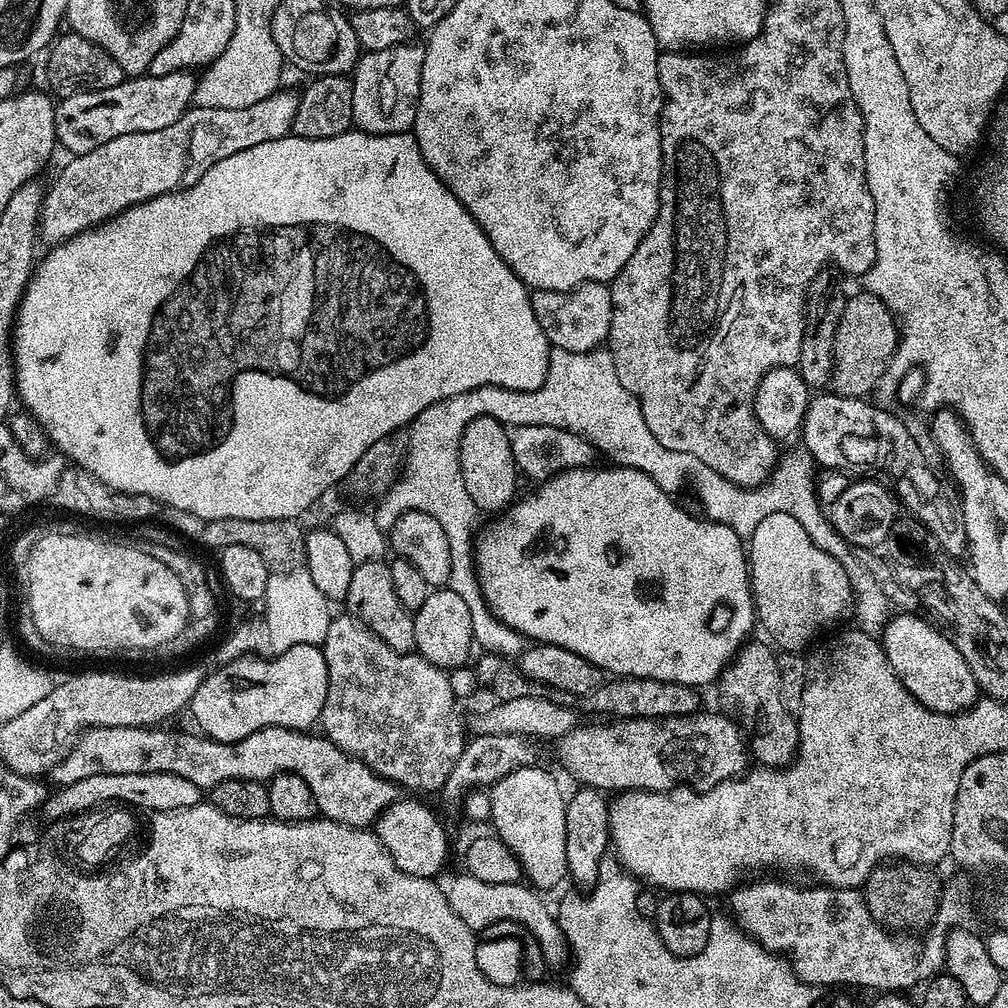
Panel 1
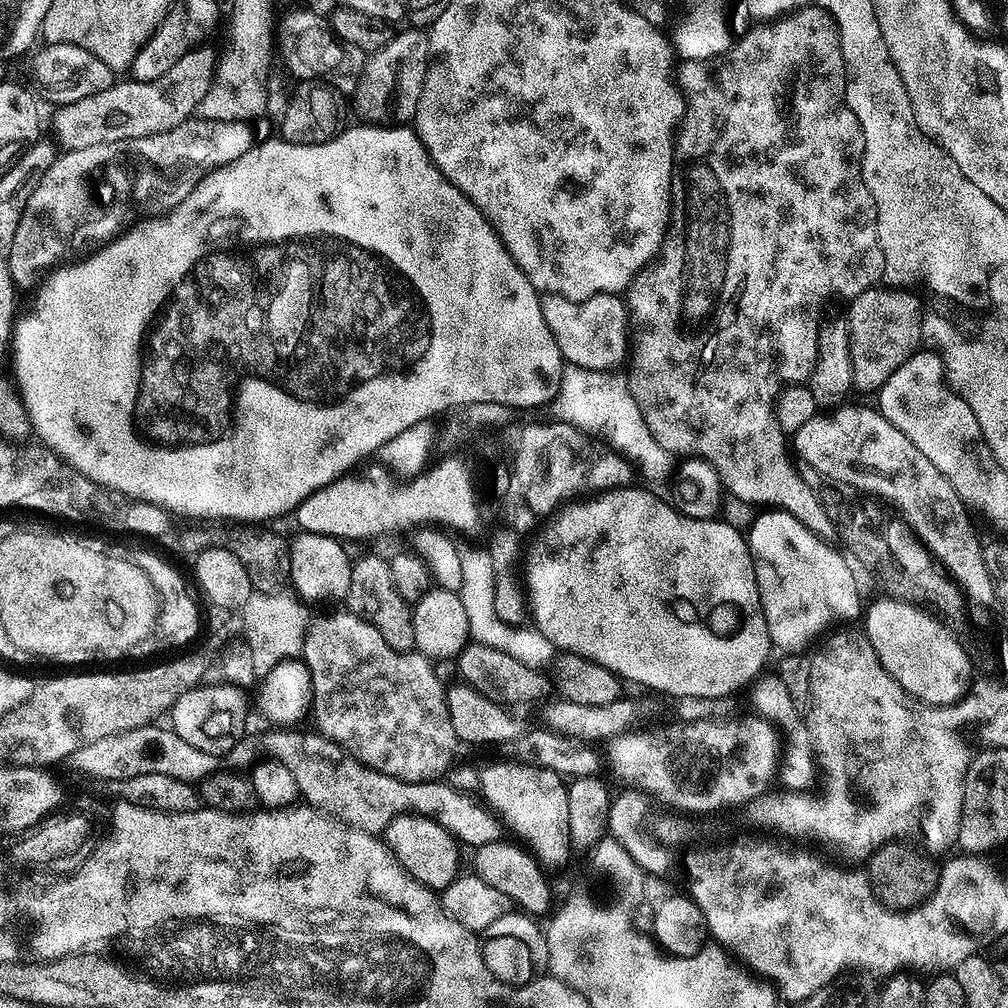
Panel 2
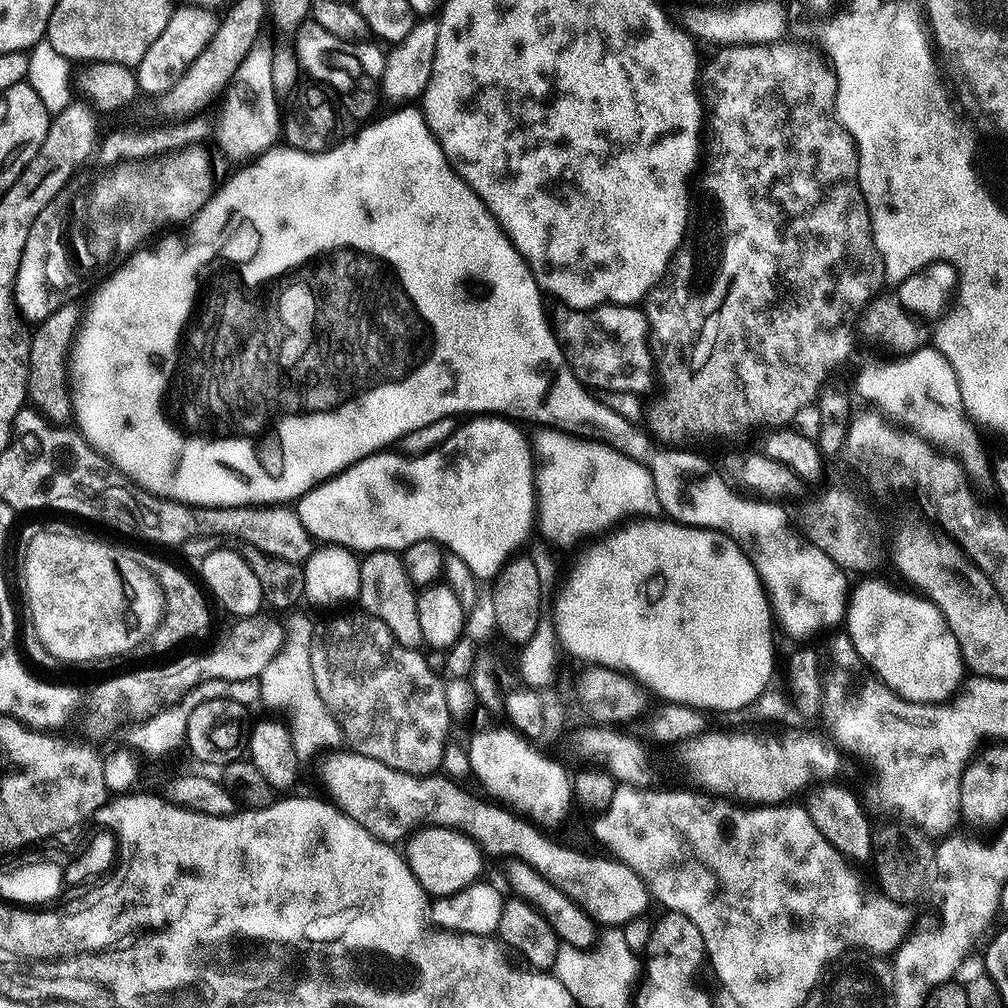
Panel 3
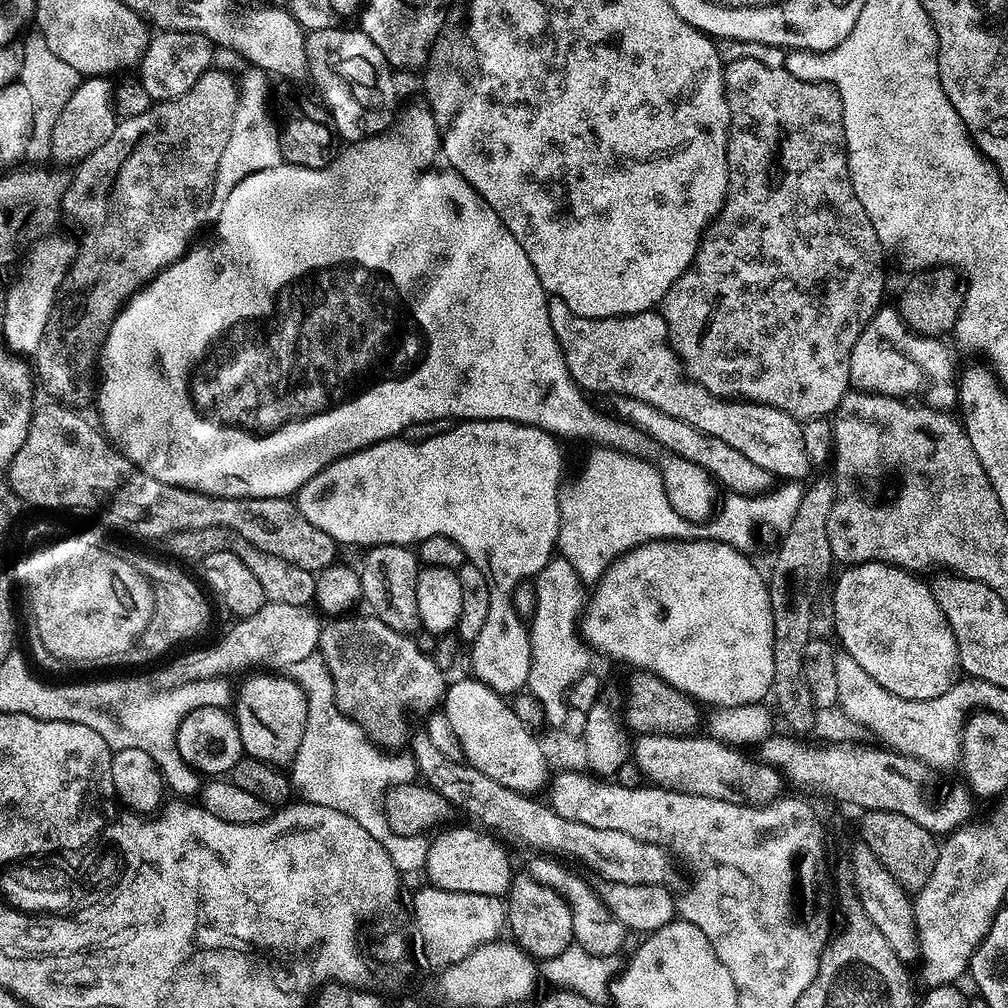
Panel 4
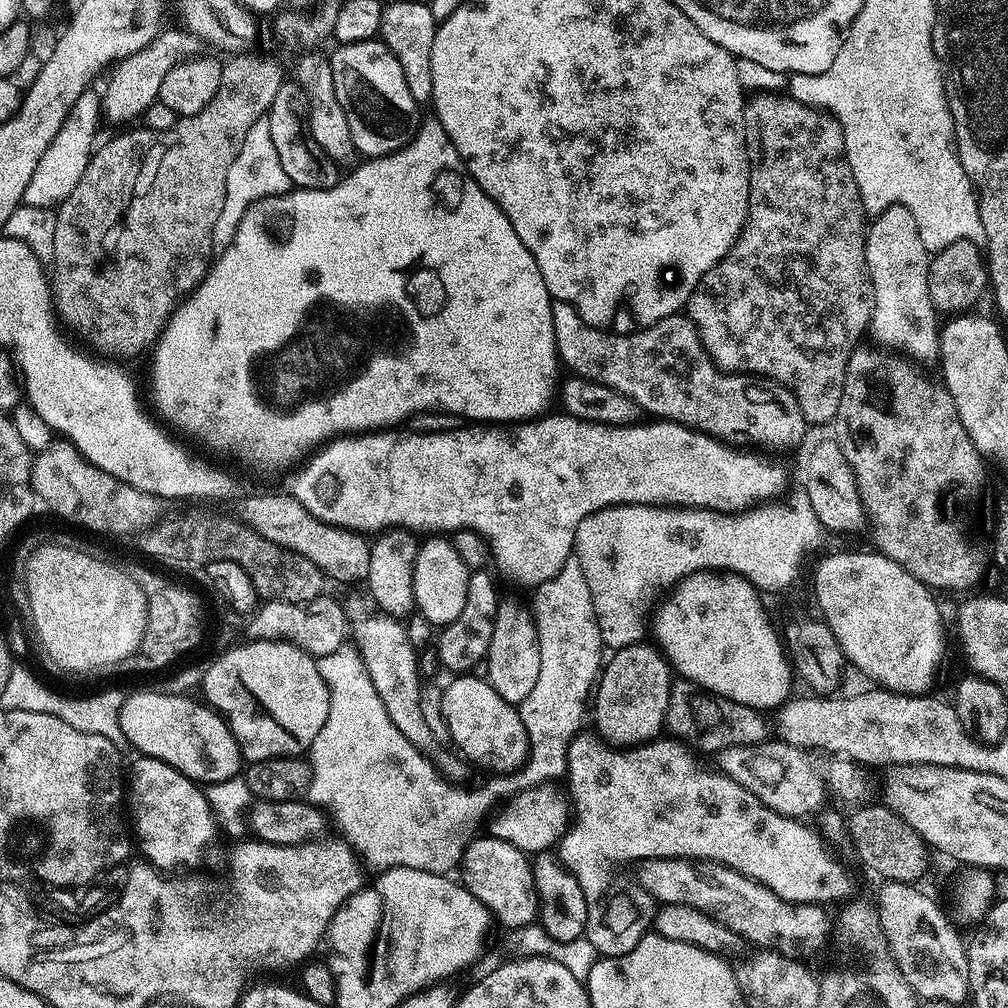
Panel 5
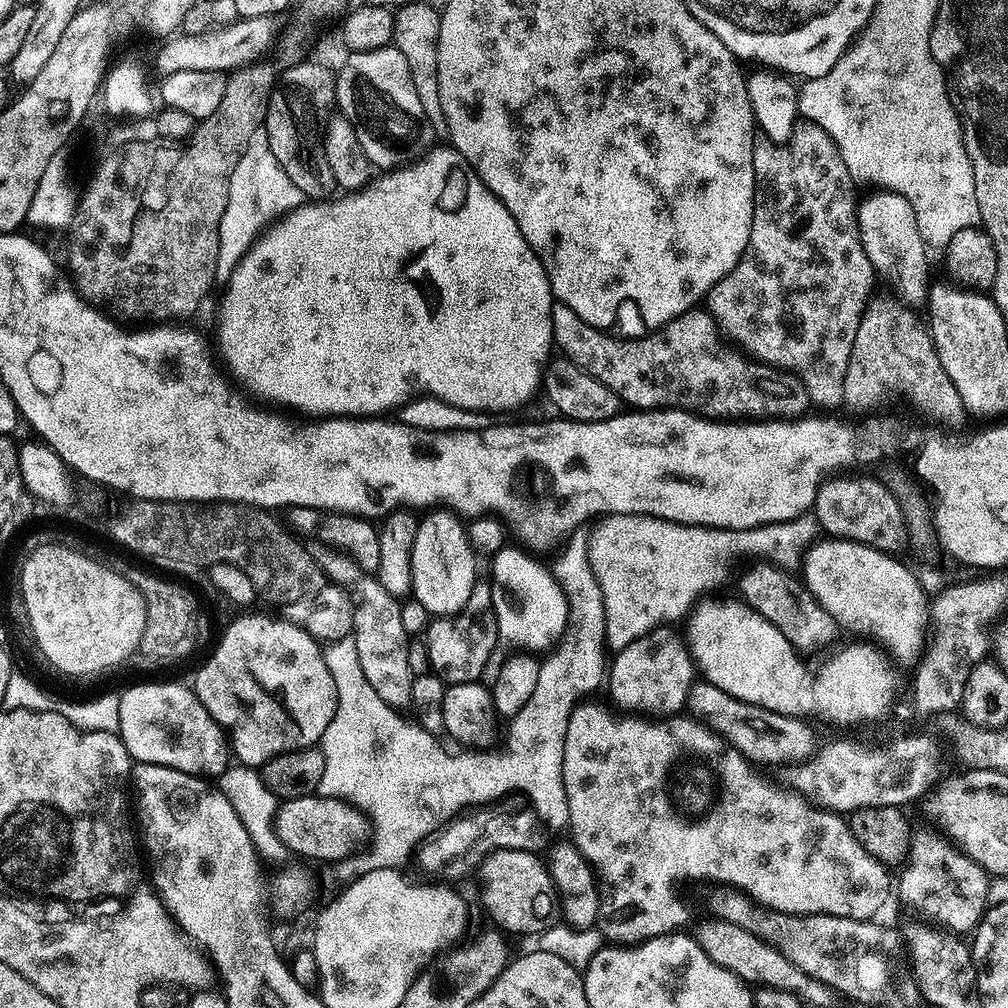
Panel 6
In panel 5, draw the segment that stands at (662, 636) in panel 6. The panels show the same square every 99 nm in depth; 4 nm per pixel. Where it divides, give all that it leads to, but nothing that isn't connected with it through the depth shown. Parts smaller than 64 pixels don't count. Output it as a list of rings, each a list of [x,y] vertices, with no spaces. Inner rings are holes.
[[[641,642],[615,649],[607,657],[594,685],[590,716],[596,719],[595,731],[601,740],[618,748],[647,744],[657,739],[662,732],[664,714],[668,709],[670,665],[659,647],[649,644]]]

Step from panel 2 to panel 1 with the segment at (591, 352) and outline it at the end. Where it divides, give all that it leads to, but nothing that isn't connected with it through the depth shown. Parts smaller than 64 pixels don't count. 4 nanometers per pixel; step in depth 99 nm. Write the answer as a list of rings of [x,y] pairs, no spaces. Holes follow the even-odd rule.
[[[590,282],[569,292],[535,290],[531,293],[534,318],[542,326],[552,348],[571,352],[594,352],[607,341],[612,317],[612,289],[607,283]]]

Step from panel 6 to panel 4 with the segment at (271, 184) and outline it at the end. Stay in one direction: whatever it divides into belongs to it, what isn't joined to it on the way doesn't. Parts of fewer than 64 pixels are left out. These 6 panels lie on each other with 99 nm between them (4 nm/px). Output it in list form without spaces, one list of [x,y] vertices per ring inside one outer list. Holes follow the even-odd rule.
[[[248,70],[244,80],[239,81],[240,102],[236,107],[234,116],[234,126],[230,130],[230,142],[226,146],[225,153],[222,154],[222,162],[218,162],[217,181],[221,185],[233,186],[242,182],[250,174],[258,174],[262,171],[270,171],[282,162],[280,154],[280,130],[277,121],[272,121],[272,116],[268,113],[268,80],[269,77],[259,70]]]

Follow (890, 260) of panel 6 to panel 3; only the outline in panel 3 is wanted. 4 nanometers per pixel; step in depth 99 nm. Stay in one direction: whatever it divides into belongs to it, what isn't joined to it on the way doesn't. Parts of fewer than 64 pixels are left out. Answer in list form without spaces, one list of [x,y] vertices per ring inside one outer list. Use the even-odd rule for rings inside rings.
[[[921,346],[896,357],[897,360],[872,360],[862,365],[856,372],[857,394],[886,416],[916,430],[925,440],[954,448],[957,459],[969,473],[976,474],[983,468],[985,471],[989,467],[990,456],[984,453],[984,444],[976,433],[977,425],[964,411],[952,364],[934,346]]]

